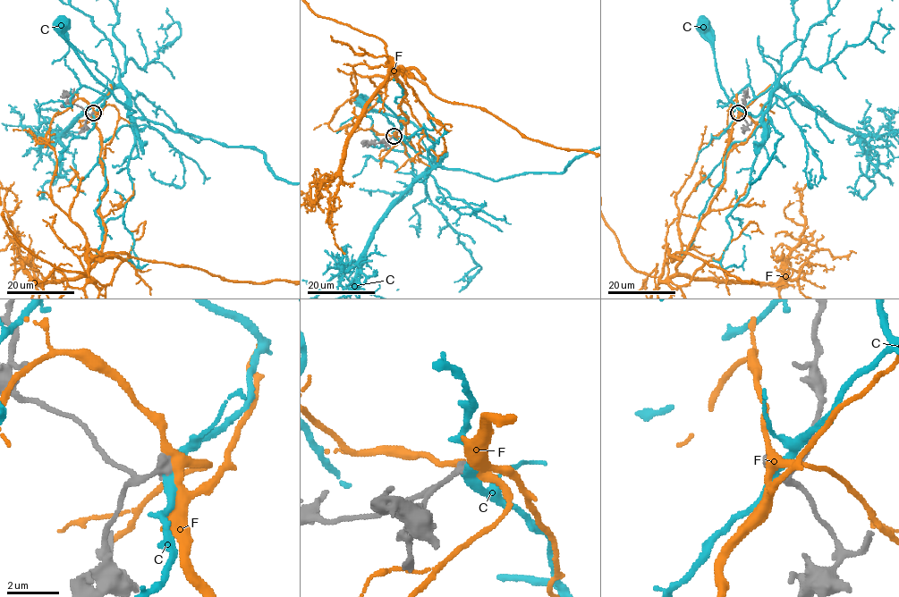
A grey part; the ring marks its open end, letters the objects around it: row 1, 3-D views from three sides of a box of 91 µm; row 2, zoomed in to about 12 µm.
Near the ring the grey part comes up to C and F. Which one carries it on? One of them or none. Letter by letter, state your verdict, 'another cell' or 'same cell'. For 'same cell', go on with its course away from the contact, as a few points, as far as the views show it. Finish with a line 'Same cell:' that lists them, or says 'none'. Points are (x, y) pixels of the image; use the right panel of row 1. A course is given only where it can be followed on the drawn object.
C: another cell
F: another cell
Same cell: none

